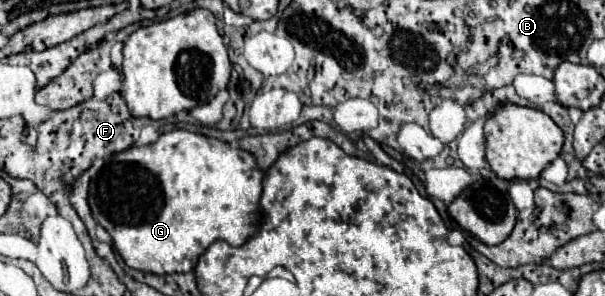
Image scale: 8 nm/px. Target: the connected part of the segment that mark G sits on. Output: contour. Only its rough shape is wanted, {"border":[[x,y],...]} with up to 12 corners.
{"border":[[188,130],[88,200],[126,266],[192,272],[258,230],[264,172]]}

